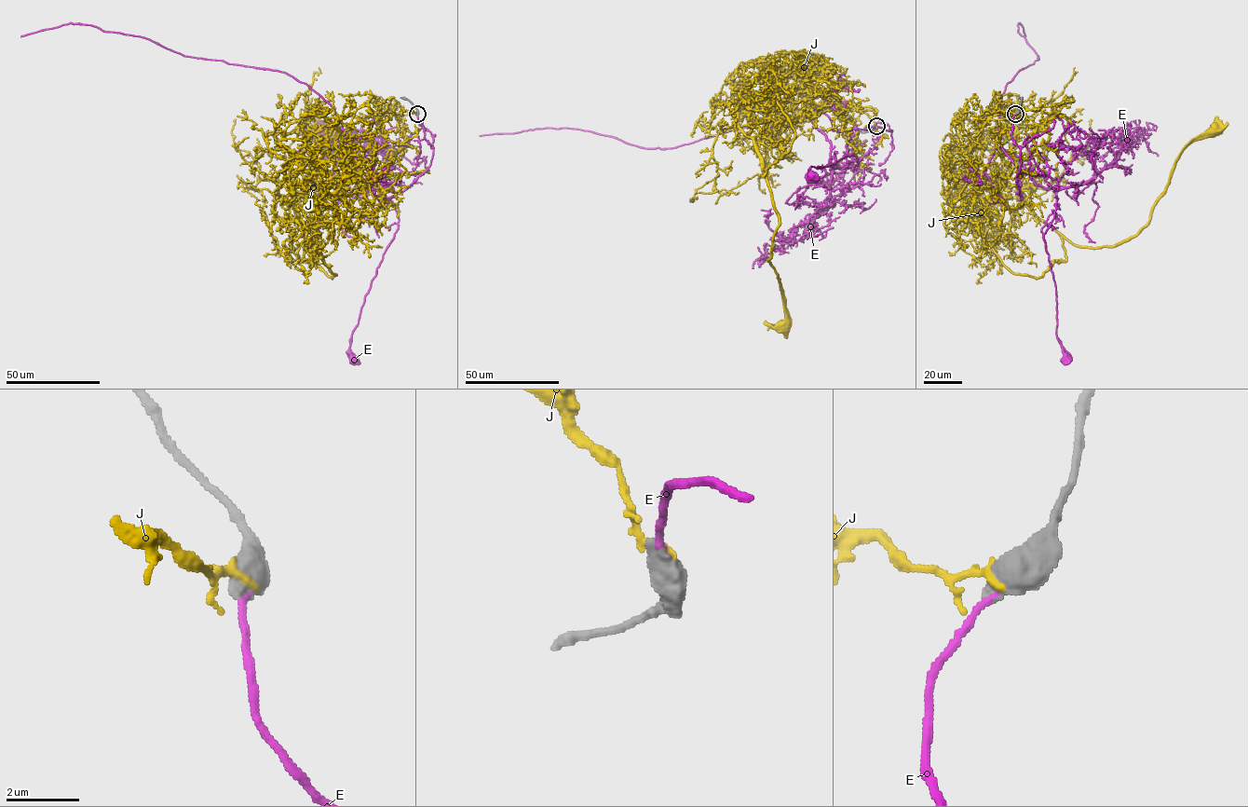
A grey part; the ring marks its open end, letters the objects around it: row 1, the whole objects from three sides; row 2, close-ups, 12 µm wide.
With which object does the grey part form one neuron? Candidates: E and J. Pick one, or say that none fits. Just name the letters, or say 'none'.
E

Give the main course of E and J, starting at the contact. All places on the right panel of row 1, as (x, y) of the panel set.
E: (1015, 114), (1020, 197), (1017, 165), (999, 146), (1035, 183), (1062, 188), (1043, 239), (1066, 360)
J: (1015, 113), (983, 128), (970, 166), (1019, 188), (1038, 217), (1092, 248), (1133, 237), (1180, 153), (1218, 129)

